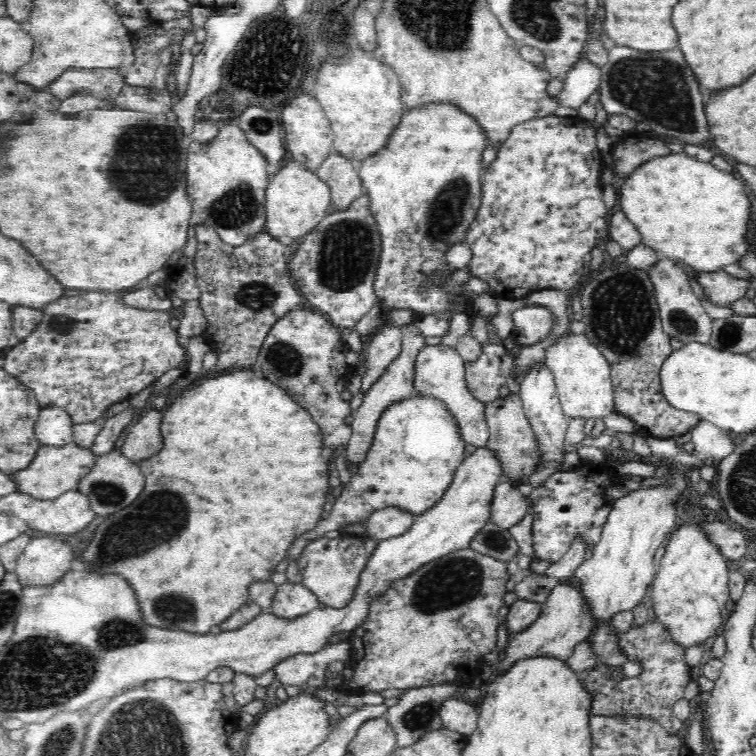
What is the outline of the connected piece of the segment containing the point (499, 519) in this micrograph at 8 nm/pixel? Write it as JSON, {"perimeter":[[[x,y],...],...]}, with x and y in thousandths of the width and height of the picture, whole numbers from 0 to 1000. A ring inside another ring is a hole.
{"perimeter":[[[657,638],[652,643],[647,688],[671,701],[692,685],[700,672],[698,667],[698,661],[677,638]]]}

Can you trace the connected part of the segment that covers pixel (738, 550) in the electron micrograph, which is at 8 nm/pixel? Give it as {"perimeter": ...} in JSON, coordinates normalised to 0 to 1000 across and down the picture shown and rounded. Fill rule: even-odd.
{"perimeter":[[[958,688],[931,692],[931,696],[939,714],[950,721],[954,731],[963,741],[979,741],[989,730],[995,710],[985,702],[968,698],[963,692],[958,692]]]}

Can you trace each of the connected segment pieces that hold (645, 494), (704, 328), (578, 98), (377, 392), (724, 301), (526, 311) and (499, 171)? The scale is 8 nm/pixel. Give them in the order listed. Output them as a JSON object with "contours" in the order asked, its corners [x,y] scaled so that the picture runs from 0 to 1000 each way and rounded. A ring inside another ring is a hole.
{"contours":[[[[889,619],[881,632],[865,643],[844,642],[844,648],[833,647],[825,656],[810,661],[807,675],[802,681],[802,688],[796,694],[791,714],[782,722],[783,738],[770,742],[757,757],[765,769],[765,778],[774,786],[775,795],[779,798],[780,807],[791,819],[799,821],[799,828],[788,833],[779,843],[779,849],[784,857],[786,865],[794,870],[794,874],[804,881],[804,890],[812,892],[812,896],[824,896],[823,878],[828,876],[827,868],[816,860],[816,844],[812,843],[815,831],[803,828],[803,817],[815,810],[823,807],[836,808],[839,803],[851,796],[852,788],[860,779],[860,772],[866,758],[865,734],[873,722],[878,722],[882,709],[890,702],[898,690],[899,680],[894,673],[899,653],[907,648],[910,627],[902,619]]],[[[873,340],[853,357],[865,382],[873,427],[886,447],[897,447],[902,454],[923,452],[934,456],[939,450],[942,421],[934,414],[923,392],[915,385],[910,362],[890,343]]],[[[767,74],[767,79],[749,98],[737,132],[742,140],[766,144],[792,114],[792,90]]],[[[544,419],[542,429],[534,429],[534,431],[528,433],[528,437],[532,439],[532,447],[529,447],[529,468],[511,484],[499,501],[493,503],[495,508],[481,521],[476,537],[463,545],[464,560],[460,562],[464,566],[464,573],[455,593],[455,611],[458,611],[460,618],[468,618],[471,620],[480,611],[480,607],[484,606],[485,595],[489,593],[489,586],[493,581],[499,553],[509,541],[509,537],[524,532],[524,529],[542,526],[544,522],[550,521],[549,512],[546,511],[549,475],[553,471],[556,460],[561,458],[562,448],[558,444],[558,439],[556,439],[556,434],[548,427],[549,421]]],[[[959,357],[922,362],[922,372],[931,392],[947,405],[963,406],[968,399],[984,393],[993,378],[993,373],[968,366]]],[[[693,402],[690,407],[677,413],[676,419],[677,425],[680,425],[680,433],[677,433],[677,442],[675,446],[683,450],[683,455],[689,459],[720,452],[720,450],[728,444],[728,437],[730,437],[730,429],[733,429],[731,415],[717,403]]],[[[738,152],[718,153],[720,156],[706,156],[696,161],[683,164],[673,169],[671,181],[657,194],[656,209],[643,220],[636,230],[636,263],[627,287],[615,307],[615,317],[624,329],[624,341],[618,352],[618,361],[623,368],[632,368],[646,376],[646,388],[661,396],[692,396],[704,385],[713,384],[750,384],[759,381],[770,373],[772,345],[778,333],[788,324],[799,325],[806,316],[803,310],[803,290],[807,280],[796,265],[796,241],[794,233],[799,224],[799,210],[790,194],[787,177],[790,172],[783,163],[775,161],[766,152],[757,155],[742,155]]]]}

